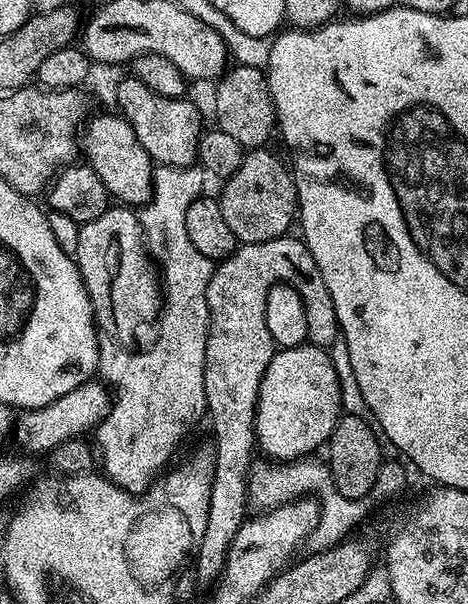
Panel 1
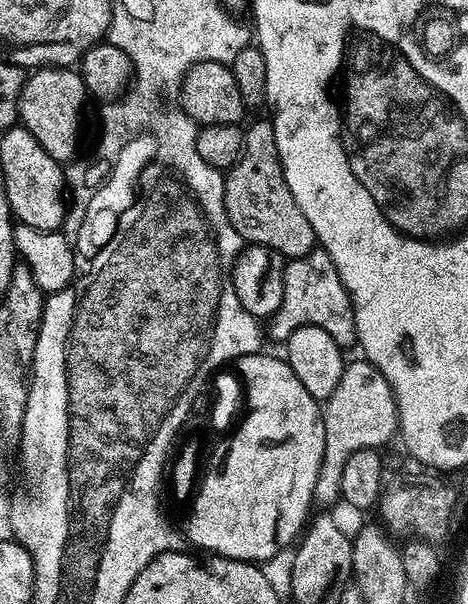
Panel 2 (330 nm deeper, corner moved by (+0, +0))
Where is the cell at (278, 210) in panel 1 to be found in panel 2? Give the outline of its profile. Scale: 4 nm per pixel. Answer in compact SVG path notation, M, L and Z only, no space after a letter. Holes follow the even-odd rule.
M271 119L256 120L244 128L244 152L224 178L224 205L241 241L261 244L285 258L304 256L317 247L314 226L306 222L306 214L298 210L298 202L294 202L294 194L286 186Z

